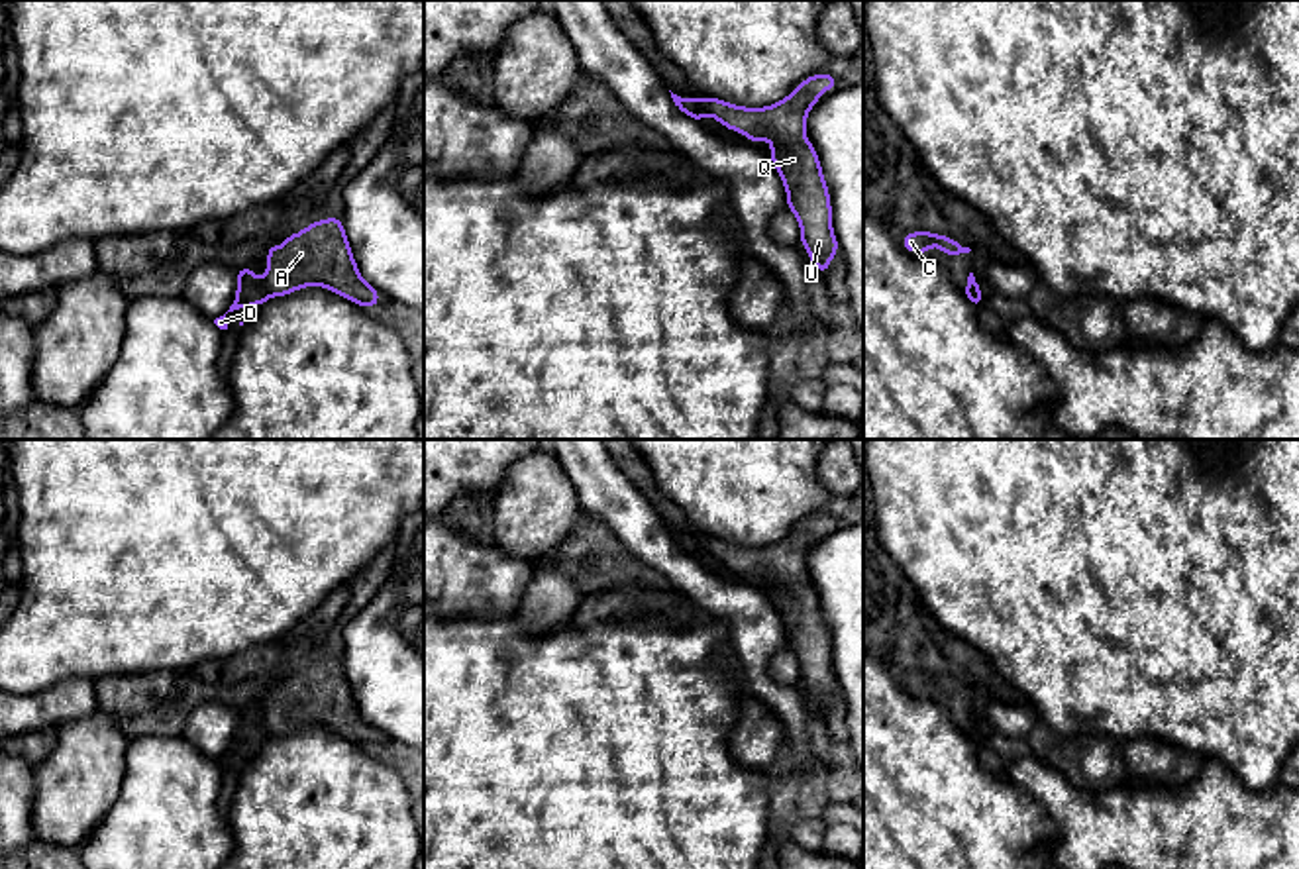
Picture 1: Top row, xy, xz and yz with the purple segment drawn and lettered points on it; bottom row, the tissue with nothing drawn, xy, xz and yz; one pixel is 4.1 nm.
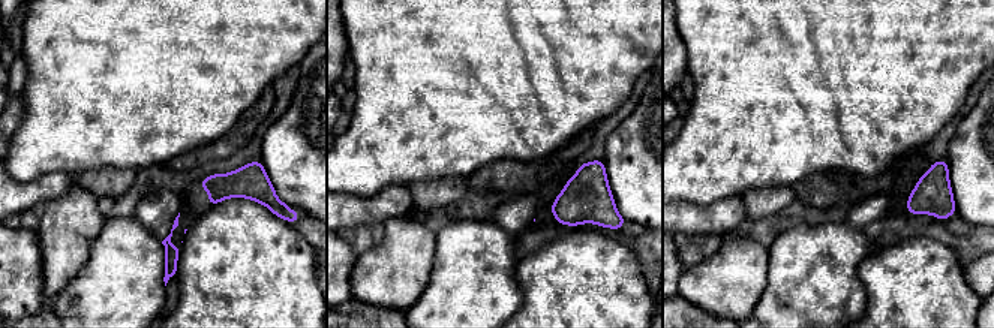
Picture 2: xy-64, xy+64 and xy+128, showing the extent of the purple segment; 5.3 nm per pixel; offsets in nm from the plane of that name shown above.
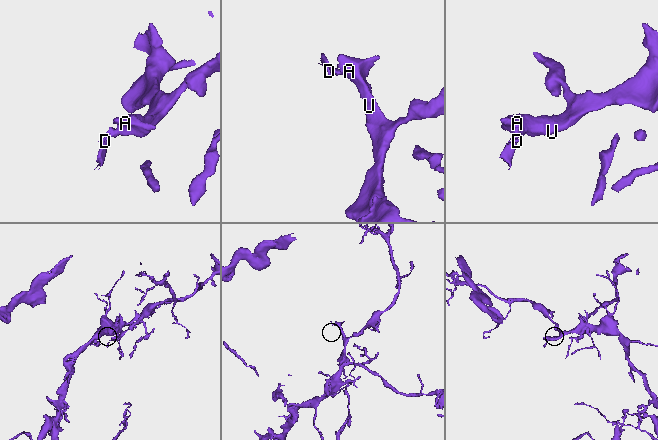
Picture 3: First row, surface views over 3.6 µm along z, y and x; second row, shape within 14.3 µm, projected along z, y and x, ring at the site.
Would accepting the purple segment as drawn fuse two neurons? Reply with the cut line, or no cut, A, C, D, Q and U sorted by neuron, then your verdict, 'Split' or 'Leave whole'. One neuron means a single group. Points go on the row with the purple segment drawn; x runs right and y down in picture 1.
No split. Groups: A C D Q U. Leave whole

